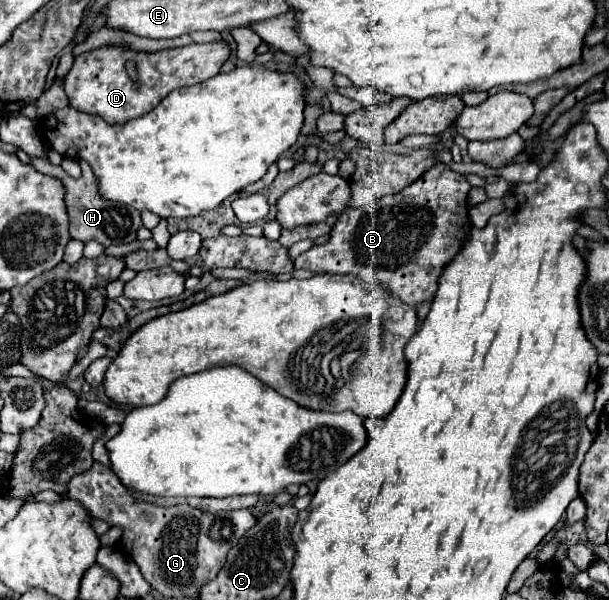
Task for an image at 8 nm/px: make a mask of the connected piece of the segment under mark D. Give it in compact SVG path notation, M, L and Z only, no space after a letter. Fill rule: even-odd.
M224 41L218 43L192 43L178 49L164 51L134 51L126 45L106 45L76 57L72 69L64 77L64 91L70 105L78 111L98 115L110 125L124 125L134 117L150 113L170 91L202 83L220 73L222 63L230 57L230 47ZM124 61L136 61L138 79L130 79L124 69Z

